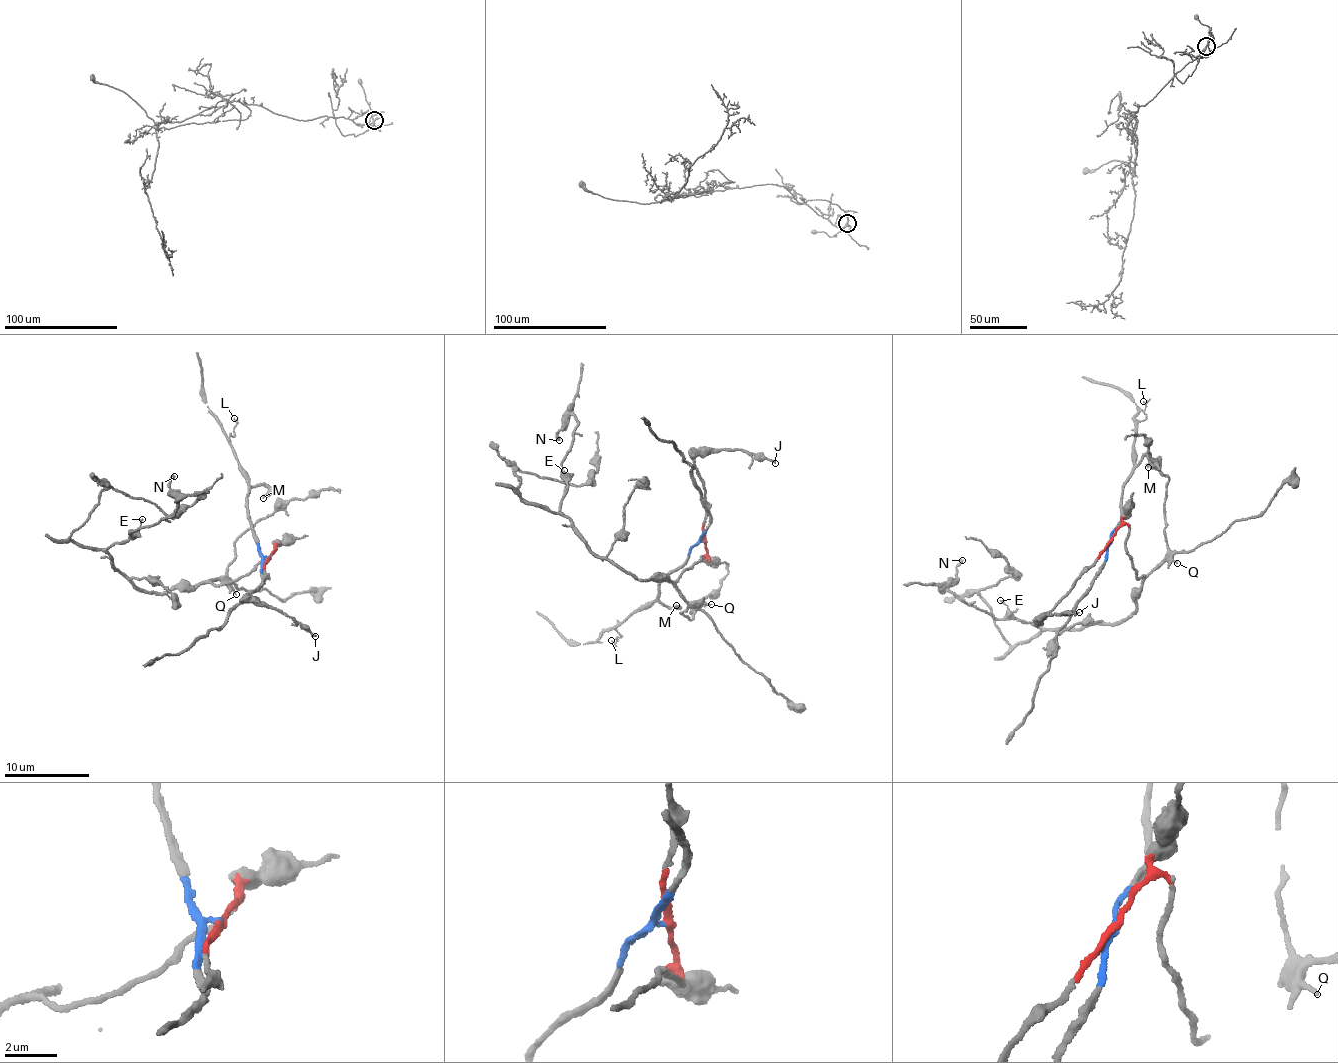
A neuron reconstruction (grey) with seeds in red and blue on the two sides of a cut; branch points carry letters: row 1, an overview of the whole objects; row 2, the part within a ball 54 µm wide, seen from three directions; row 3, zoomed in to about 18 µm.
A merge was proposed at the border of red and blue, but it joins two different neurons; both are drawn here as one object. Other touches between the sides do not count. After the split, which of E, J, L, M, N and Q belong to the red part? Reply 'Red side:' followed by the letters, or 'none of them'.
Red side: E, J, N, Q

